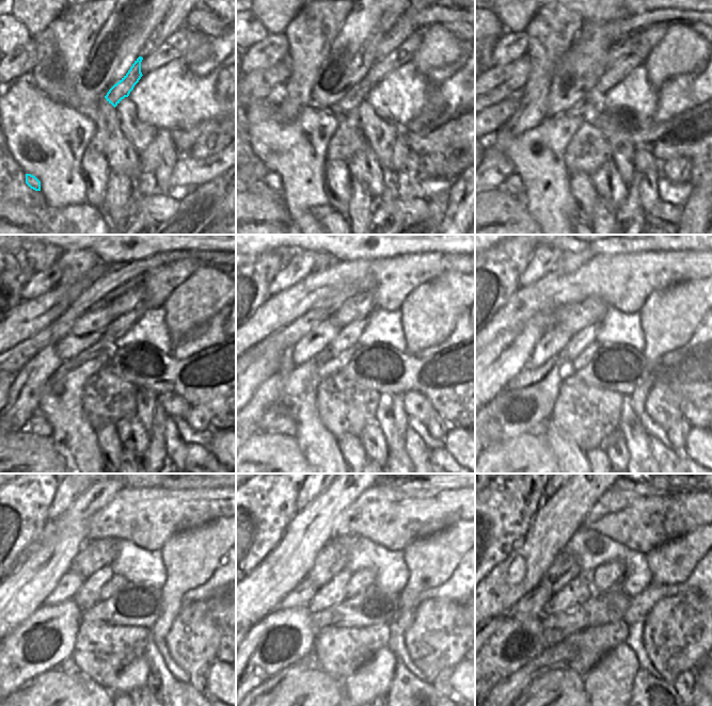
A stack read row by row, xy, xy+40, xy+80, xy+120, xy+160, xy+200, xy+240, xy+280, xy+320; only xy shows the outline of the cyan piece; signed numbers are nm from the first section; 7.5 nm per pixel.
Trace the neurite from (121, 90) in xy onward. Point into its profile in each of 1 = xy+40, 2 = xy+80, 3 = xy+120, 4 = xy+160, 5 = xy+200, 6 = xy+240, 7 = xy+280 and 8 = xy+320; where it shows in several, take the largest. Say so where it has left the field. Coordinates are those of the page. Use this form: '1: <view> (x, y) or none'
1: xy+40 (349, 103)
2: xy+80 (591, 102)
3: xy+120 (53, 384)
4: xy+160 (279, 418)
5: xy+200 (525, 403)
6: xy+240 (44, 642)
7: xy+280 (285, 637)
8: xy+320 (518, 640)

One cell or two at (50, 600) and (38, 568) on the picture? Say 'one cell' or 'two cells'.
two cells

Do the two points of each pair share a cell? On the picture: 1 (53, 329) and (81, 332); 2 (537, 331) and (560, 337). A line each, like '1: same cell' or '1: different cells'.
1: different cells
2: different cells

